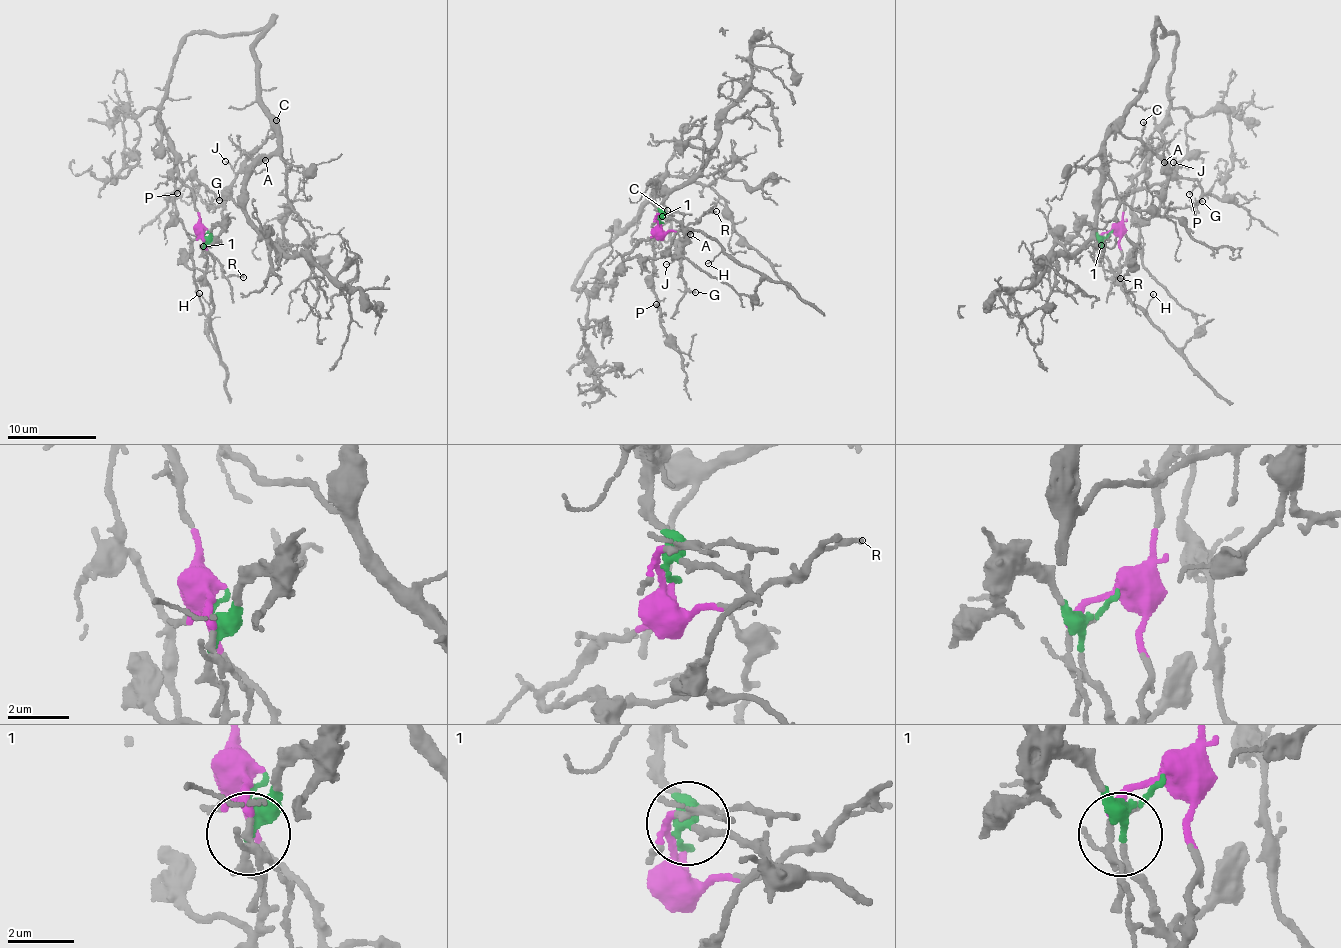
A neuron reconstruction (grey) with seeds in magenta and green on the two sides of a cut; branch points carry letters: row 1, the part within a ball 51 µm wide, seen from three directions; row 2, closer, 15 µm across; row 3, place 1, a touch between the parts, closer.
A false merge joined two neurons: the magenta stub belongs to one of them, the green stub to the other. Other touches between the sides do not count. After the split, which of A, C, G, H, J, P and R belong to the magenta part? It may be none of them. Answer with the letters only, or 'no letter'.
A, C, G, J, P, R

